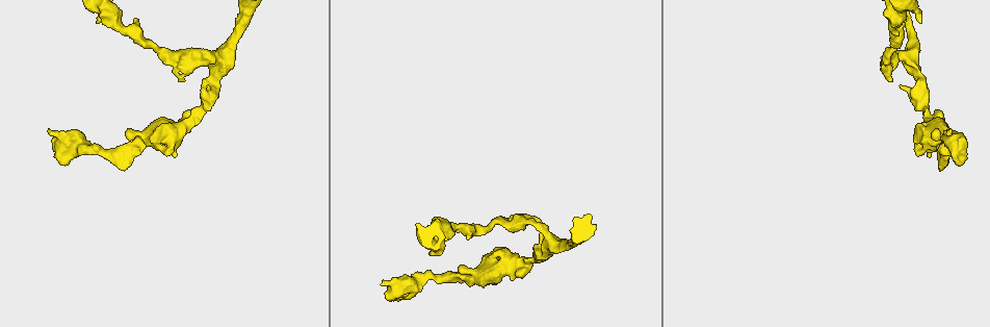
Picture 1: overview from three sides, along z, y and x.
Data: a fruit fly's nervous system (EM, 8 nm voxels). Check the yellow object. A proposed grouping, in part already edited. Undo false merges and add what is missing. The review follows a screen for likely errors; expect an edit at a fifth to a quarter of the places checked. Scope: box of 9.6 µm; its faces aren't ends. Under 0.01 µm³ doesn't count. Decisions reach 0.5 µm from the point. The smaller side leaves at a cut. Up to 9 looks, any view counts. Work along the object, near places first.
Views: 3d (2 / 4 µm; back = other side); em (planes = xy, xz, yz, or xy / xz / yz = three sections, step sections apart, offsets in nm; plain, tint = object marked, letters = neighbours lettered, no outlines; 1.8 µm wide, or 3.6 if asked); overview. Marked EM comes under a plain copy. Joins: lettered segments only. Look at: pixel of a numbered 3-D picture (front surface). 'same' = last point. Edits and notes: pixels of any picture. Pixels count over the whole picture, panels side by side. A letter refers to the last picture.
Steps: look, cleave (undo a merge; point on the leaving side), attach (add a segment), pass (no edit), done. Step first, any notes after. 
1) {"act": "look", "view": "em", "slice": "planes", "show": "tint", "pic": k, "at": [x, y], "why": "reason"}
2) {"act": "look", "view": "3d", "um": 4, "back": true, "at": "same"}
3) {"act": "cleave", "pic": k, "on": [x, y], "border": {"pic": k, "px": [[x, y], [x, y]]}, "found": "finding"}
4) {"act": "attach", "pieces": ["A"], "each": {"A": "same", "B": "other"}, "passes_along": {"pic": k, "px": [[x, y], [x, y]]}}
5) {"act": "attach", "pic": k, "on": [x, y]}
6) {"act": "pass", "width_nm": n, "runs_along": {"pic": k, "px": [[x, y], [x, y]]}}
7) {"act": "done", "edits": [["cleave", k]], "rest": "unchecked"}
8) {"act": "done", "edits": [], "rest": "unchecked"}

{"act": "look", "view": "3d", "um": 4, "pic": 1, "at": [430, 253], "why": "end of a long branch"}

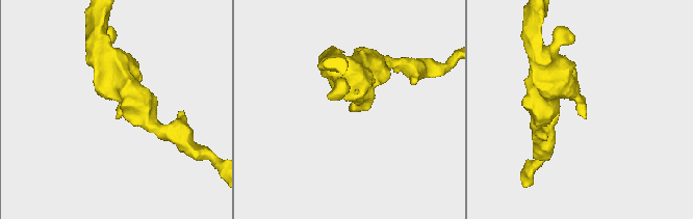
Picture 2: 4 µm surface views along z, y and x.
{"act": "look", "view": "em", "slice": "planes", "show": "letters", "pic": 2, "at": [351, 110]}

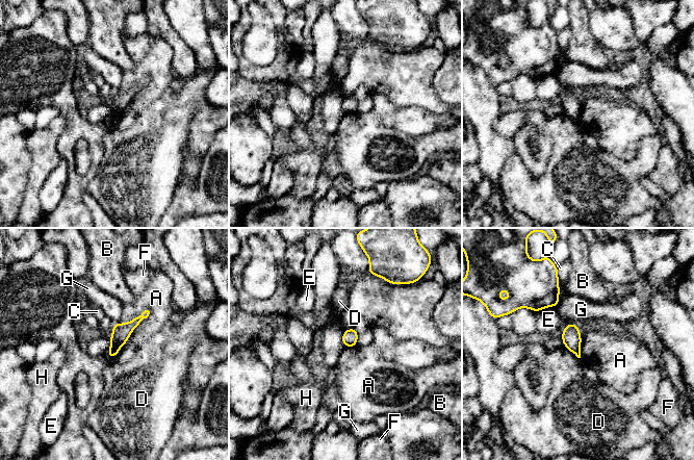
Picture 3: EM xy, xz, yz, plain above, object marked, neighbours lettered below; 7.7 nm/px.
{"act": "pass", "each": {"A": "other", "B": "other", "C": "other", "D": "other", "E": "other", "F": "other", "G": "other", "H": "other"}, "found": "no lettered segment goes on from it"}

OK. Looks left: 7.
{"act": "look", "view": "3d", "um": 2, "back": true, "pic": 1, "at": [952, 129], "why": "branch stops here"}

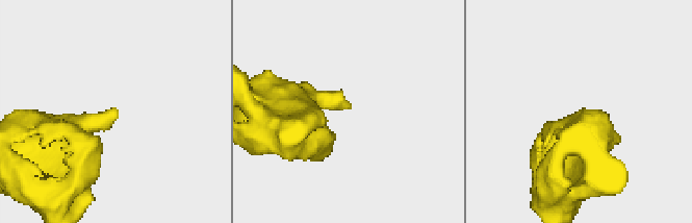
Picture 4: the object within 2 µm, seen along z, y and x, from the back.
{"act": "look", "view": "em", "slice": "yz", "step": 16, "show": "letters", "pic": 4, "at": [350, 106], "why": "need the tissue"}

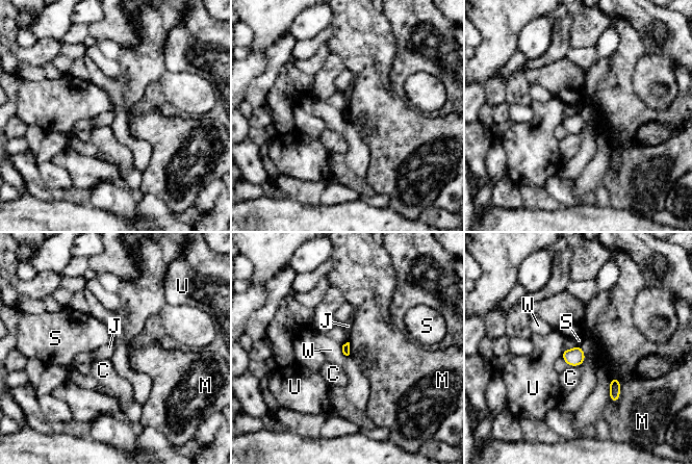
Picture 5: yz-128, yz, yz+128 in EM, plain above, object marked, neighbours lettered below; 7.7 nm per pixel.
{"act": "look", "view": "em", "slice": "planes", "show": "letters", "at": "same", "why": "another direction"}

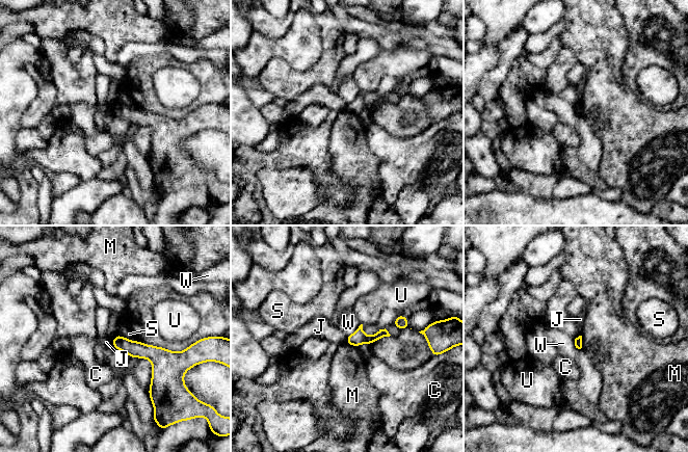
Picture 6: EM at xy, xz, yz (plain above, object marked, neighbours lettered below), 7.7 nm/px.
{"act": "pass", "each": {"C": "other", "J": "other", "M": "other", "S": "other", "U": "other", "W": "other"}, "runs_along": {"pic": 6, "px": [[386, 334], [372, 339], [348, 341]]}, "found": "no lettered segment goes on from it"}

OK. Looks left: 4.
{"act": "look", "view": "3d", "um": 2, "pic": 1, "at": [933, 131], "why": "branch stops here"}

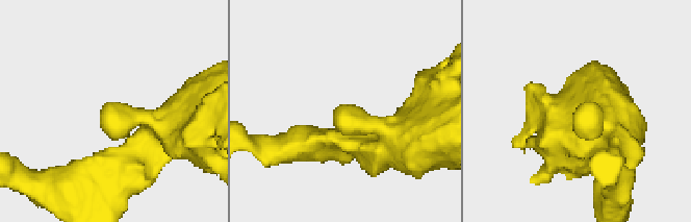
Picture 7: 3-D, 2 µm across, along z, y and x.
{"act": "look", "view": "em", "slice": "yz", "step": 4, "show": "letters", "pic": 7, "at": [576, 108]}

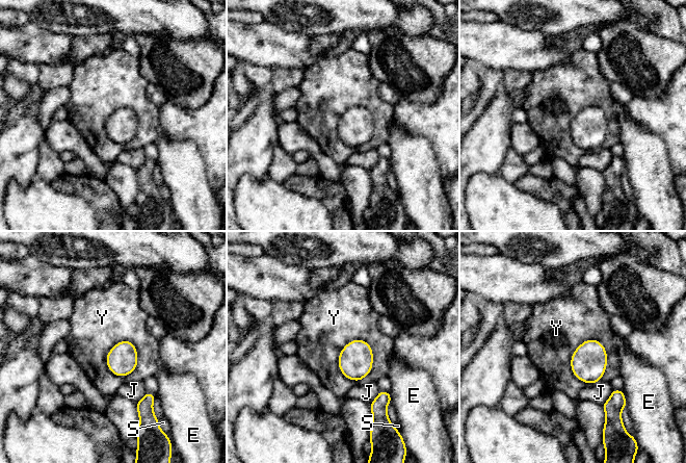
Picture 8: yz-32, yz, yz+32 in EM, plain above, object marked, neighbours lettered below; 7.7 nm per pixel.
{"act": "look", "view": "em", "slice": "planes", "show": "letters", "at": "same", "why": "another direction"}

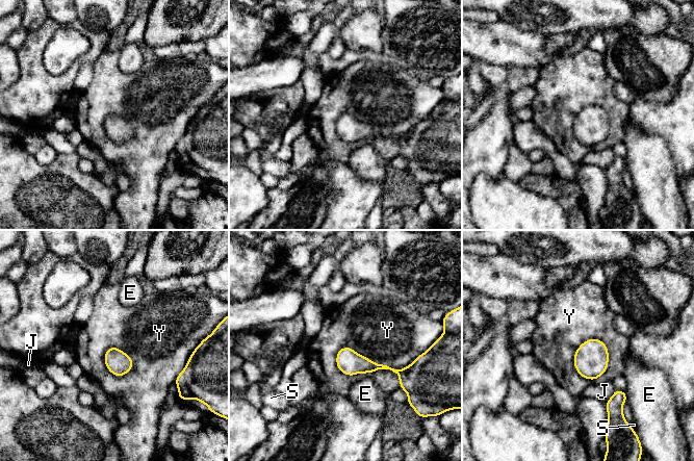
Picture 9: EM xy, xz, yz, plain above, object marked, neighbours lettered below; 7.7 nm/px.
{"act": "pass", "width_nm": 190, "each": {"E": "other", "J": "other", "S": "other", "Y": "other"}, "found": "no lettered segment goes on from it"}

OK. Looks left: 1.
{"act": "done", "edits": [], "rest": "unchecked"}

